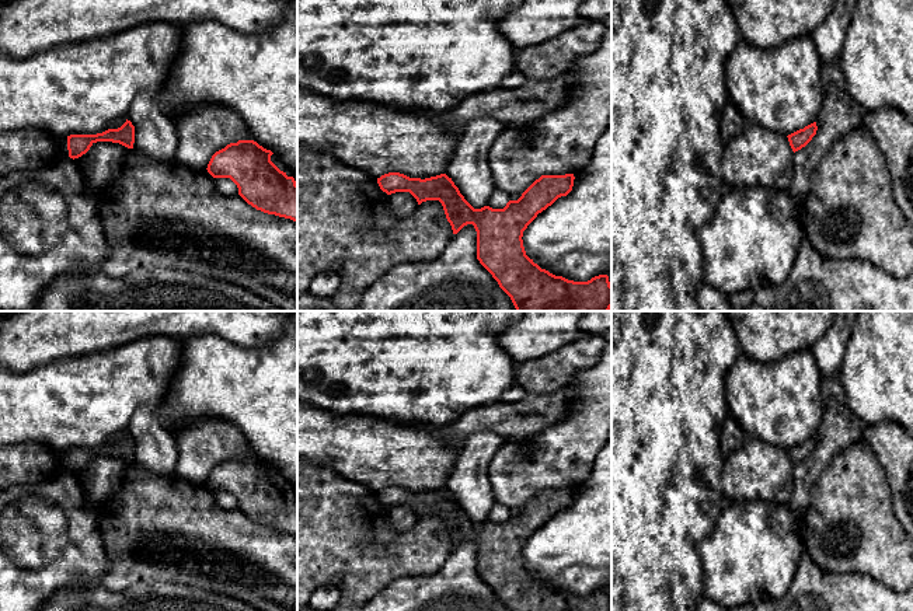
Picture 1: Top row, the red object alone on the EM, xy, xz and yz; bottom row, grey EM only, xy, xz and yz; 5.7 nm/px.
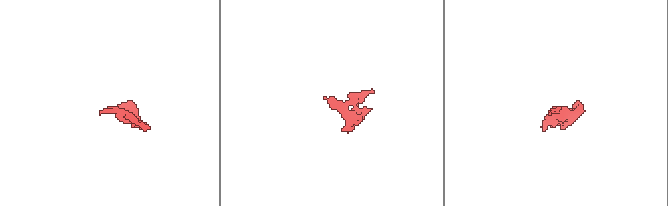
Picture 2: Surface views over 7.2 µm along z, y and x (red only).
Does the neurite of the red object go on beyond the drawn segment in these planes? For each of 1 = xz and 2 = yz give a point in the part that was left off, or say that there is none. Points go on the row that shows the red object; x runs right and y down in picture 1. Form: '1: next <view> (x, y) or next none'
1: next none
2: next none

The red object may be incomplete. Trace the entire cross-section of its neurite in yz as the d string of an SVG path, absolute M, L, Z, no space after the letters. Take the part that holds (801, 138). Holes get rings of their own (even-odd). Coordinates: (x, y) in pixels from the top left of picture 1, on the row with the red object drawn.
M813 122L805 126L804 129L799 129L788 135L787 137L788 137L792 151L795 153L801 150L802 147L805 147L812 140L812 137L816 135L816 130L818 130L818 126L816 126L816 122Z

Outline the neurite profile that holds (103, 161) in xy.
M97 142L74 161L83 179L88 181L95 192L100 192L119 174L130 150L119 143Z

